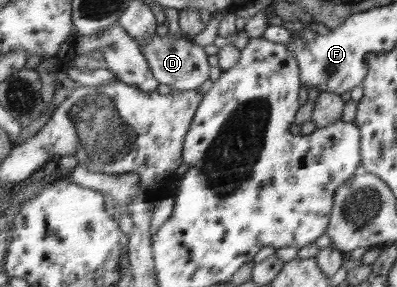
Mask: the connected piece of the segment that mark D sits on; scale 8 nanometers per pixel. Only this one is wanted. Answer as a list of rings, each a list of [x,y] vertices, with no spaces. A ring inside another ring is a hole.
[[[162,31],[151,42],[139,44],[140,51],[144,54],[150,67],[150,72],[158,84],[171,87],[173,90],[196,90],[206,83],[210,77],[210,65],[204,49],[195,44],[189,37],[175,38],[172,34]]]

